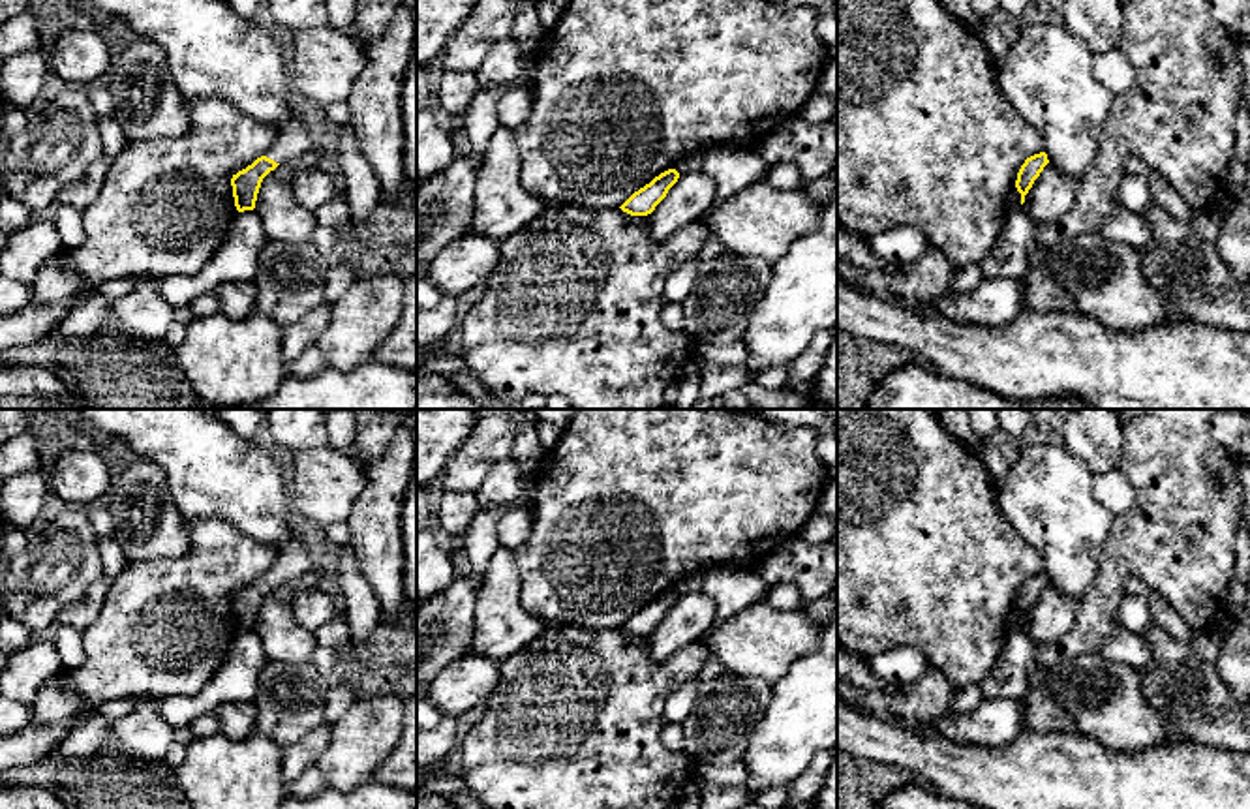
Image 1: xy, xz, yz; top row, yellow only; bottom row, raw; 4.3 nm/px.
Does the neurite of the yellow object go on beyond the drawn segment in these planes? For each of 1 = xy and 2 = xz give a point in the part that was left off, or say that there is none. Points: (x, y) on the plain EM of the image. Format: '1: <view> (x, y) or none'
1: xy (293, 560)
2: none

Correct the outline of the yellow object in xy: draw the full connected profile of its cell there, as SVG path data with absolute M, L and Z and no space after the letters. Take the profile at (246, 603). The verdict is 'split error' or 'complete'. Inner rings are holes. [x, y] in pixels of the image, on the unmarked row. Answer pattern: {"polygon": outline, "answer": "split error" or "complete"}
{"polygon": "M298 535L289 537L278 550L272 569L231 599L238 633L253 631L263 599L280 584L300 578L313 569L310 546Z", "answer": "split error"}

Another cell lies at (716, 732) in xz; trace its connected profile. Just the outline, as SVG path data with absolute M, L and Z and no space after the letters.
M723 672L715 679L702 681L698 698L681 721L683 749L694 764L730 766L743 760L749 736L762 721L773 695L773 685L753 676Z

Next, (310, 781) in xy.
M317 766L306 768L289 786L289 796L306 800L327 786L325 775Z

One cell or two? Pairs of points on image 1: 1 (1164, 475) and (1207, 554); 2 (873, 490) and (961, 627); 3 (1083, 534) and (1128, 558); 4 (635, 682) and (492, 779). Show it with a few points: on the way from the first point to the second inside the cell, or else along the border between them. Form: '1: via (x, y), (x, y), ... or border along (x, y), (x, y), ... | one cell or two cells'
1: via (1179, 494), (1179, 526), (1189, 535) | one cell
2: via (886, 524), (946, 584), (950, 594) | one cell
3: border along (1115, 517), (1100, 556), (1098, 573), (1089, 588) | two cells
4: via (599, 701), (590, 704), (565, 729), (528, 744) | one cell

